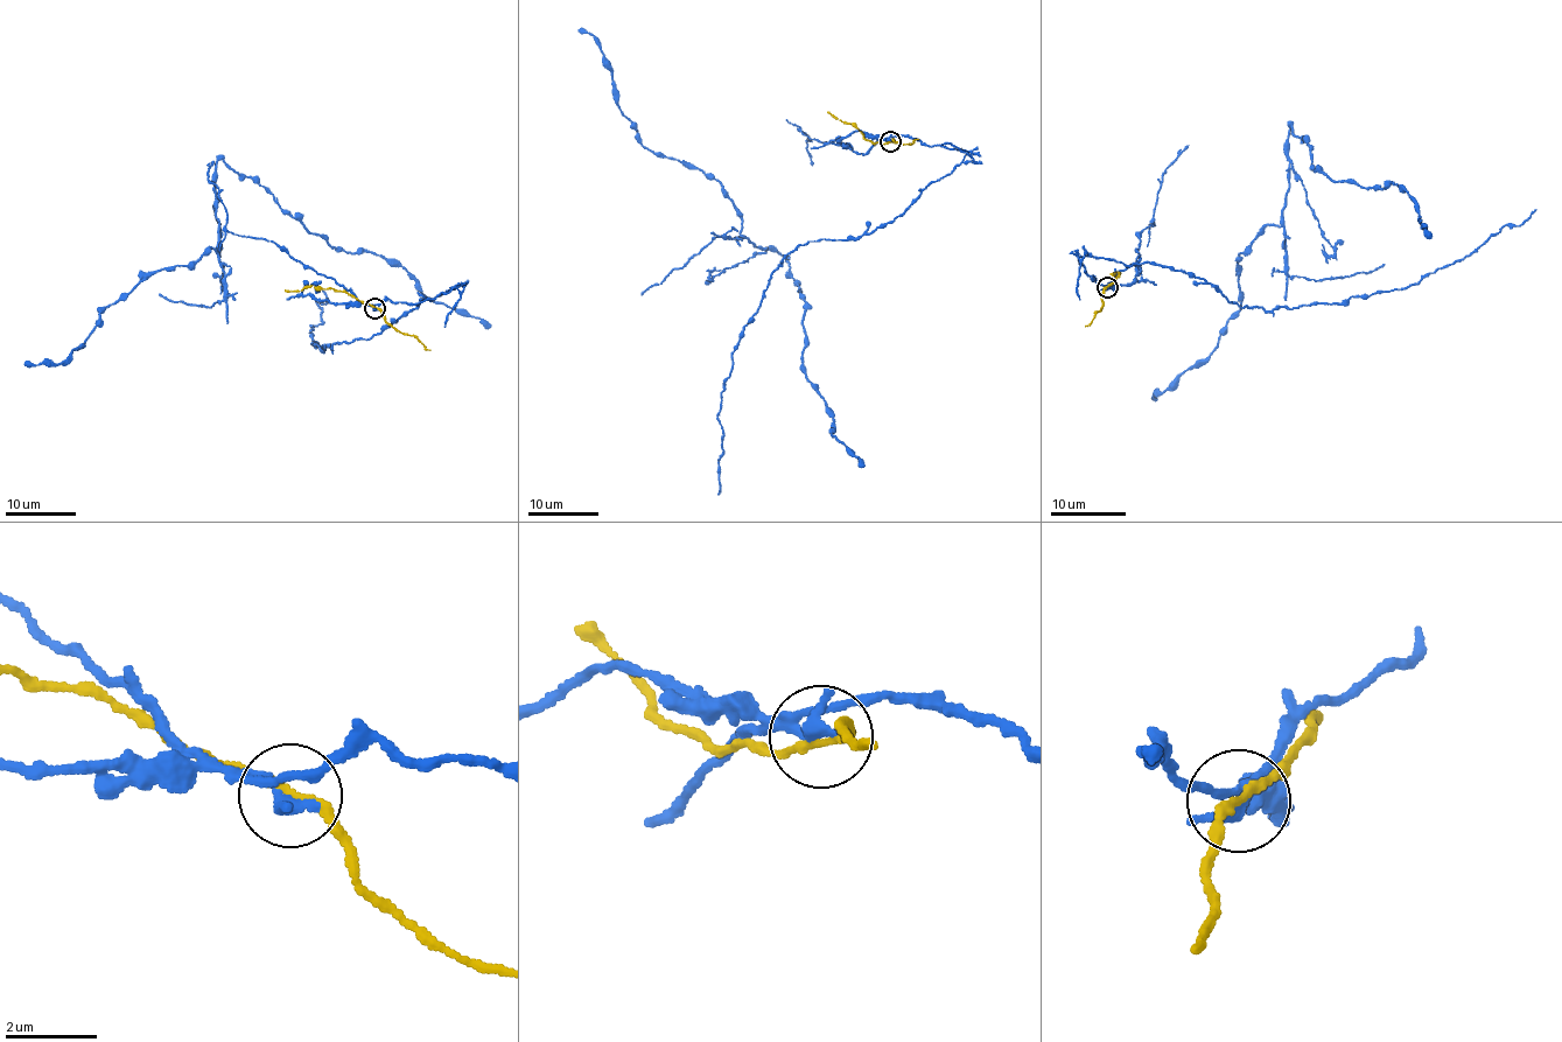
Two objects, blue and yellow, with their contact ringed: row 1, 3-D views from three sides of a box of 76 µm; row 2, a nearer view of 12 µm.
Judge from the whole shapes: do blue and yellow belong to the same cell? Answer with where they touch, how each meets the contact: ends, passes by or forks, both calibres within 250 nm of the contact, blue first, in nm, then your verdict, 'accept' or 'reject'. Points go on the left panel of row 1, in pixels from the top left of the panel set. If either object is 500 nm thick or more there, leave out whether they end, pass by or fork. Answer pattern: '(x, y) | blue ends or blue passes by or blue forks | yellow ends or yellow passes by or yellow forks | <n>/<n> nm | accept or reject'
(375, 308) | blue ends | yellow passes by | 360/170 nm | reject

